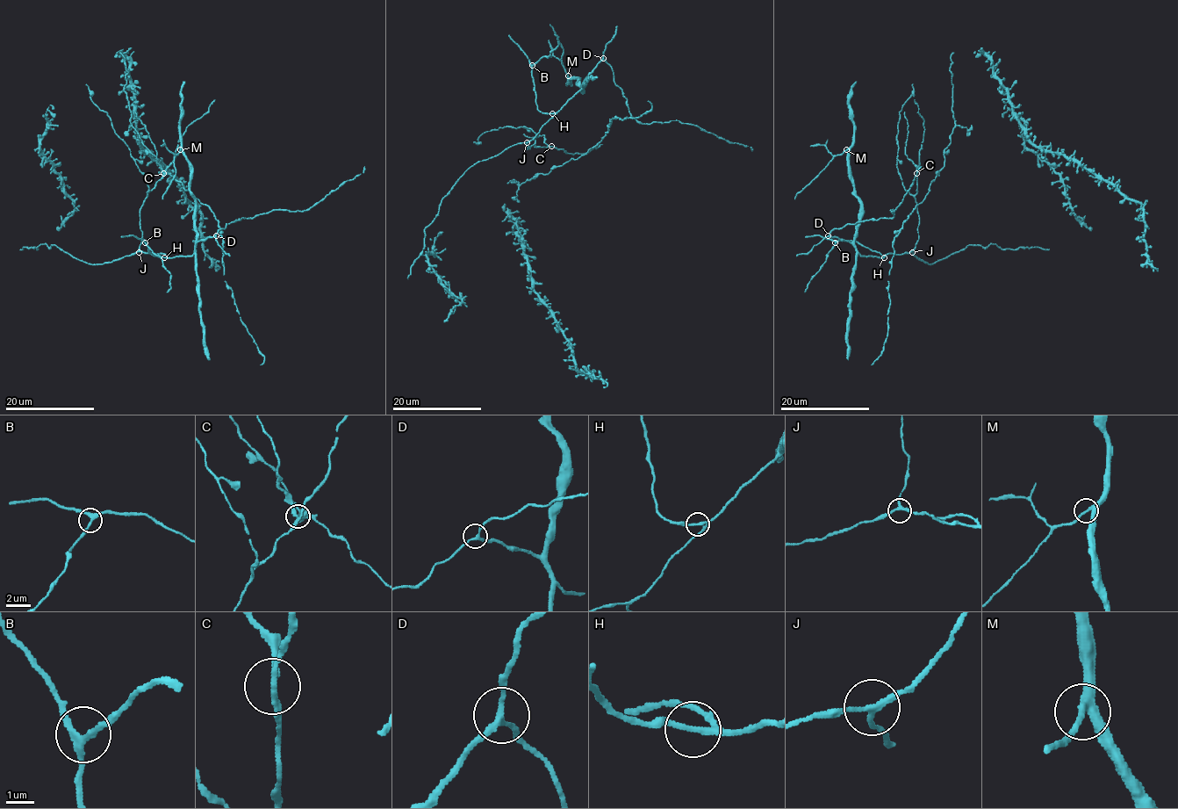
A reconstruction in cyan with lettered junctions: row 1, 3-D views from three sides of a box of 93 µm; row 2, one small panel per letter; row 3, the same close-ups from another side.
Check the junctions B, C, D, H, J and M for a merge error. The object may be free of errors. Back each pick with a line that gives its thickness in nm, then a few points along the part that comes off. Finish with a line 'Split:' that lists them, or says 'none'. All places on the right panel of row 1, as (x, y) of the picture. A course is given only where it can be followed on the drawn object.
C: 200 nm thick; foreign part runs (915, 173), (915, 165), (907, 156), (908, 126), (905, 112)
Split: C

